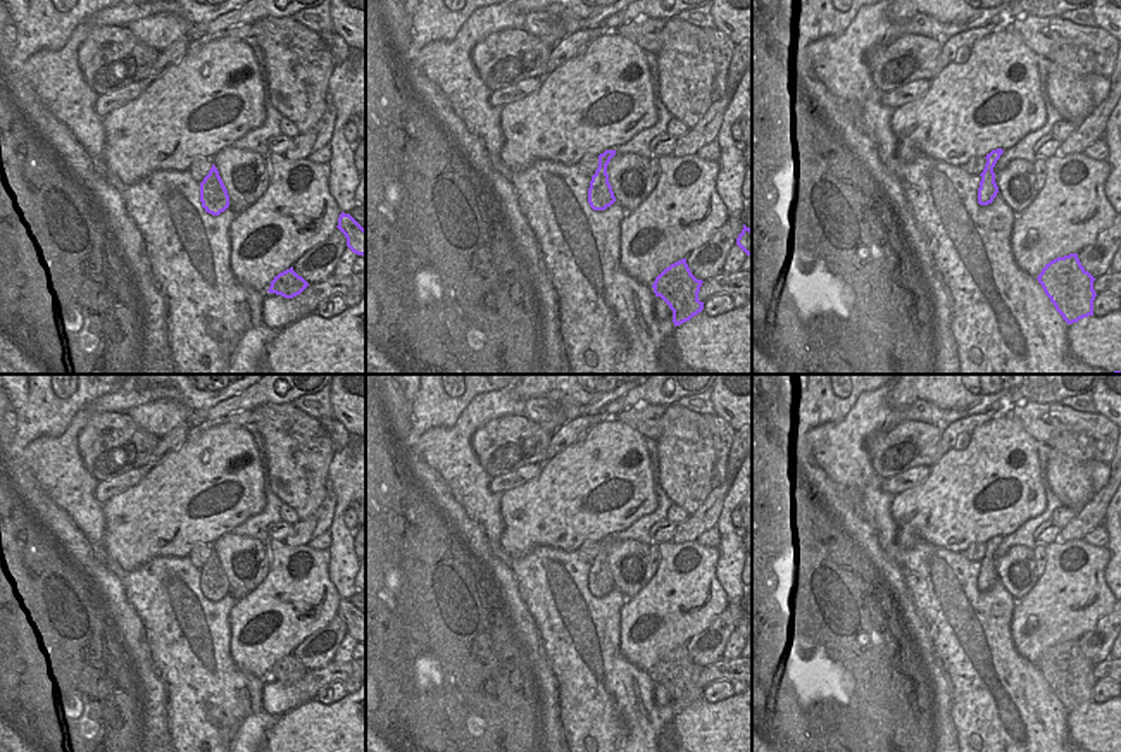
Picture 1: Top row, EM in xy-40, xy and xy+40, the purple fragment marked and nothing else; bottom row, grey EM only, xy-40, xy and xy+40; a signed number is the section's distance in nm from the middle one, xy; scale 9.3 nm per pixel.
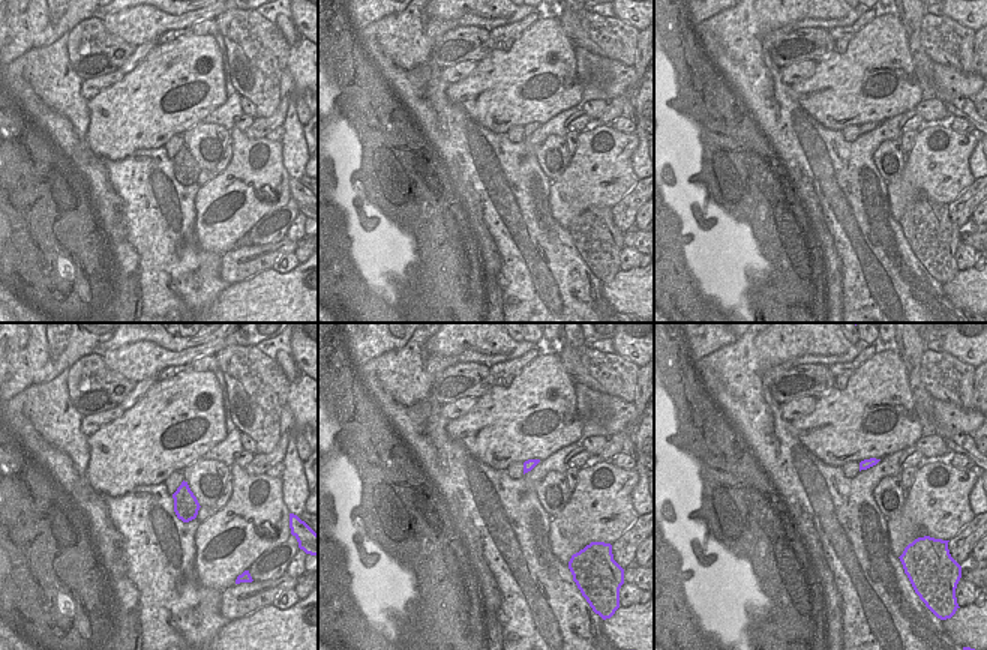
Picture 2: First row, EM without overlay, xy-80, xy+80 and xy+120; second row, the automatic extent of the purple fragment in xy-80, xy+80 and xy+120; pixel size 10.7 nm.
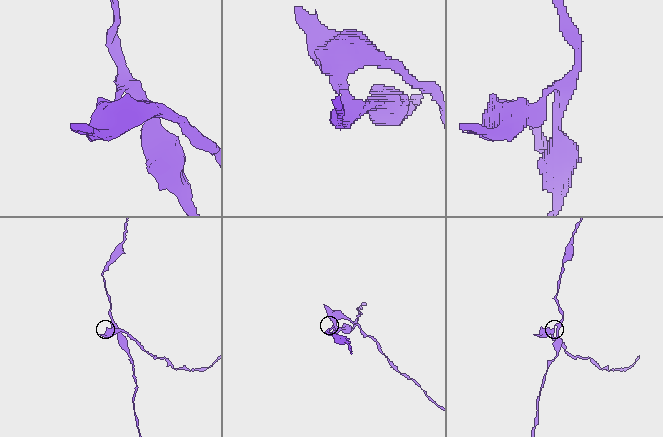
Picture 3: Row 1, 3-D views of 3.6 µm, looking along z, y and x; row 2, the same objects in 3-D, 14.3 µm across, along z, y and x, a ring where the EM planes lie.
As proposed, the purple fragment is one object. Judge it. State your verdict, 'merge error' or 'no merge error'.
merge error

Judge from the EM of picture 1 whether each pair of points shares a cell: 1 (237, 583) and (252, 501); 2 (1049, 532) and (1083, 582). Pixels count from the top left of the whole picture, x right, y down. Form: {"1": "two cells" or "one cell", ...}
{"1": "two cells", "2": "two cells"}

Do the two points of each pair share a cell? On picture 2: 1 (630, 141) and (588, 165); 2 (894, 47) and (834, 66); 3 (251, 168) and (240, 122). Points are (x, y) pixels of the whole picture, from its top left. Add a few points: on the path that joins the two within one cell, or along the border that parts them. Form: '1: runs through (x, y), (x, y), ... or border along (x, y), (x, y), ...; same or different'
1: runs through (620, 147), (611, 150), (599, 162); same
2: runs through (879, 59), (872, 66), (849, 66); same
3: border along (234, 126), (243, 132); different

